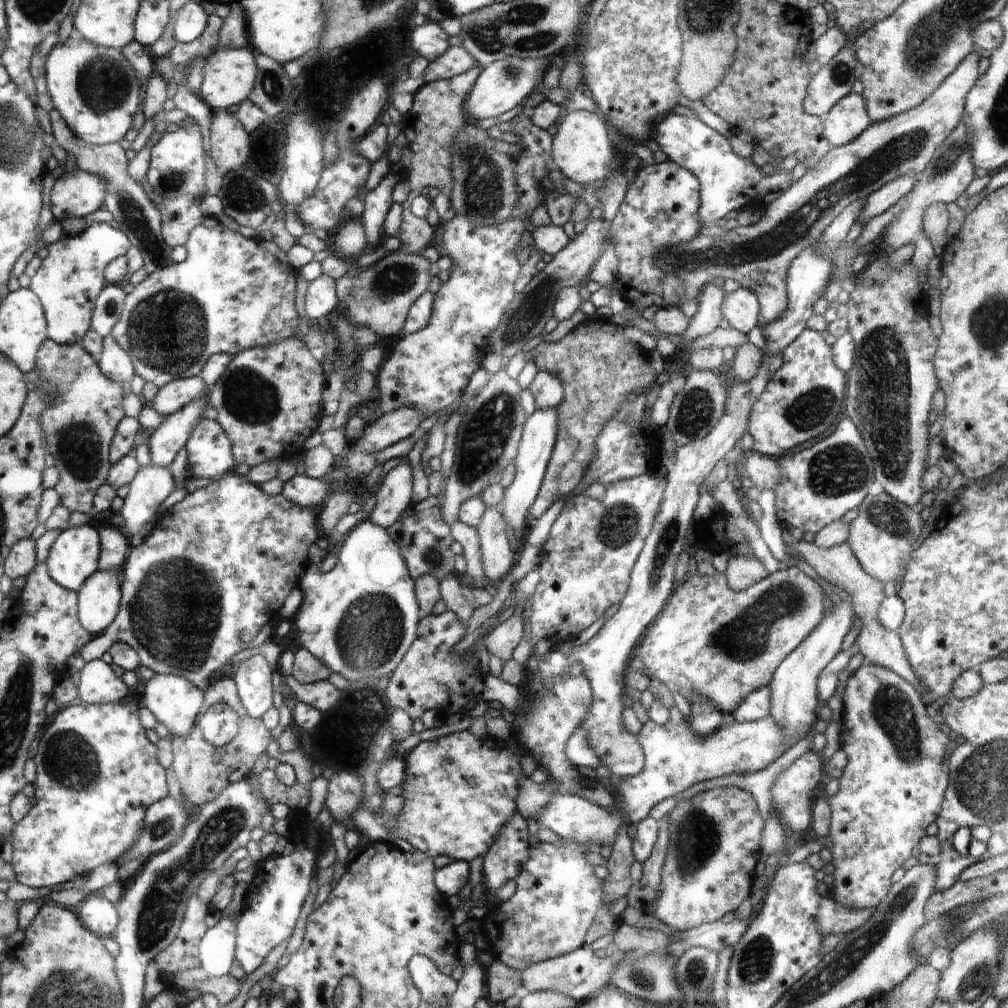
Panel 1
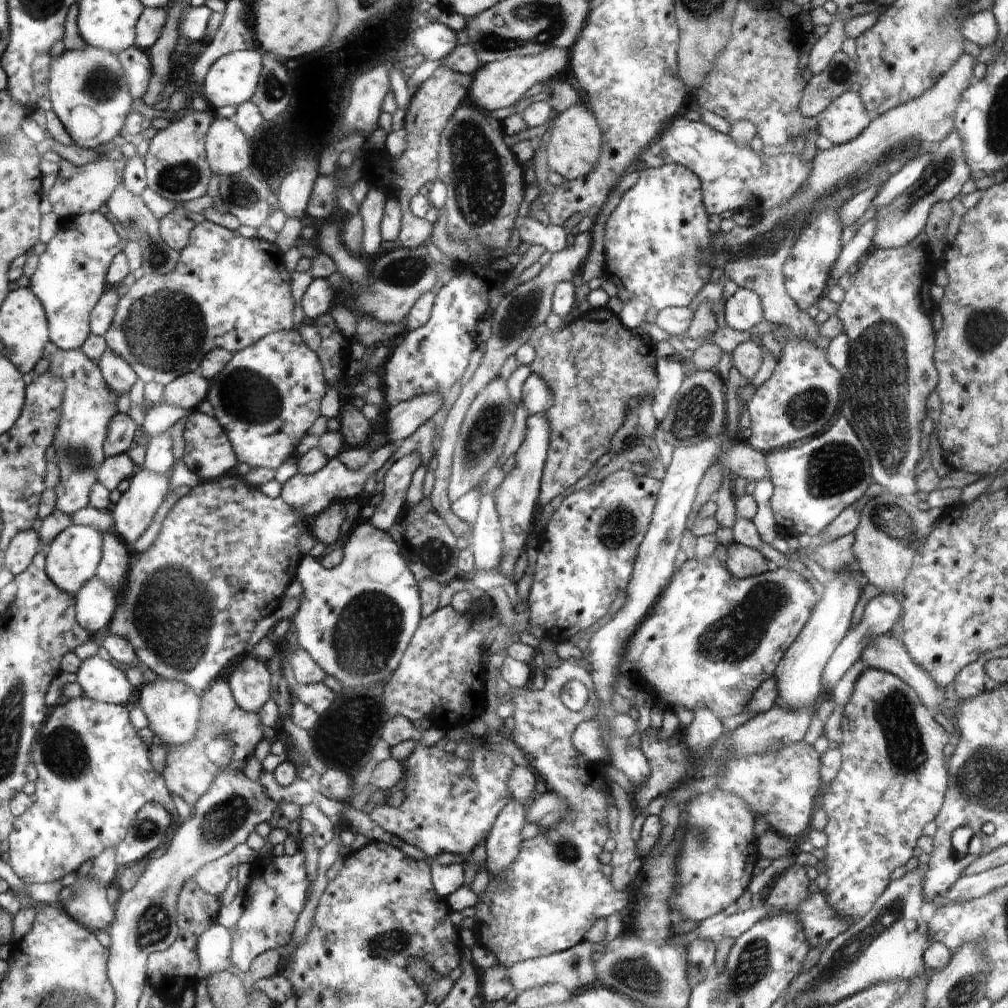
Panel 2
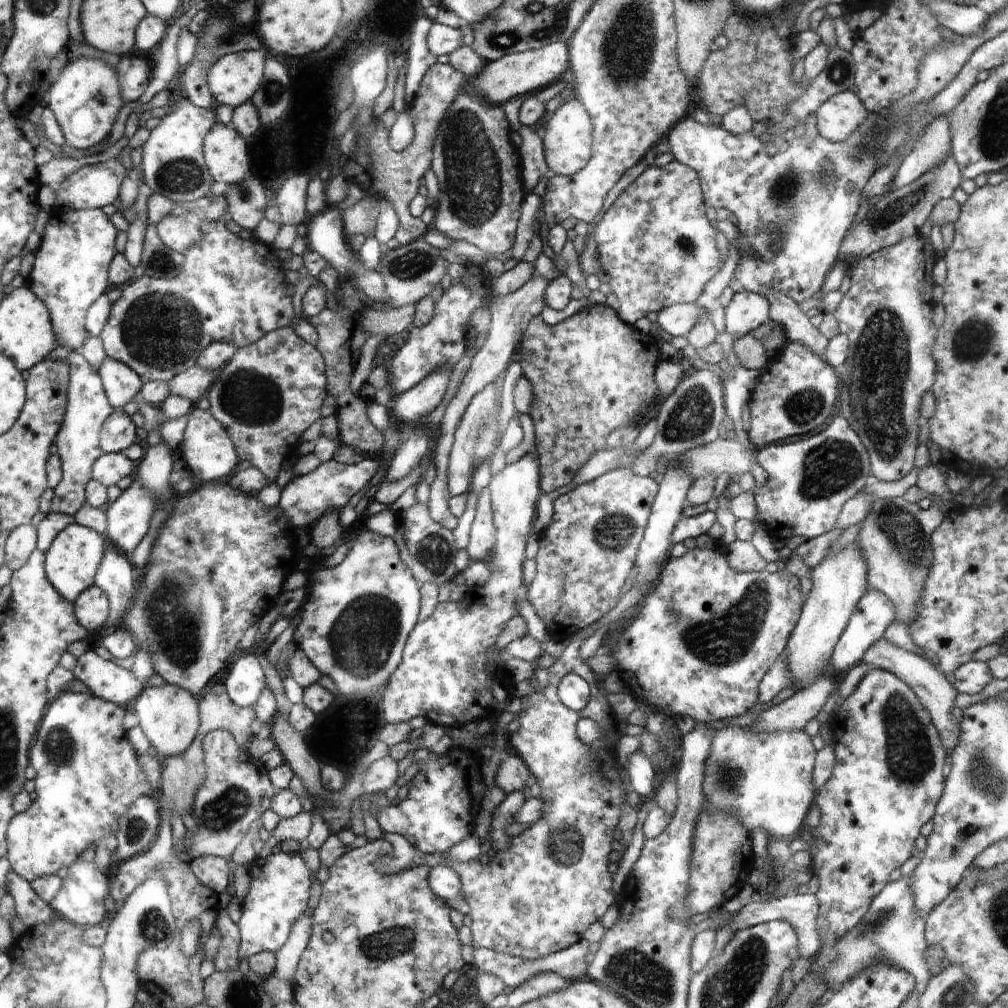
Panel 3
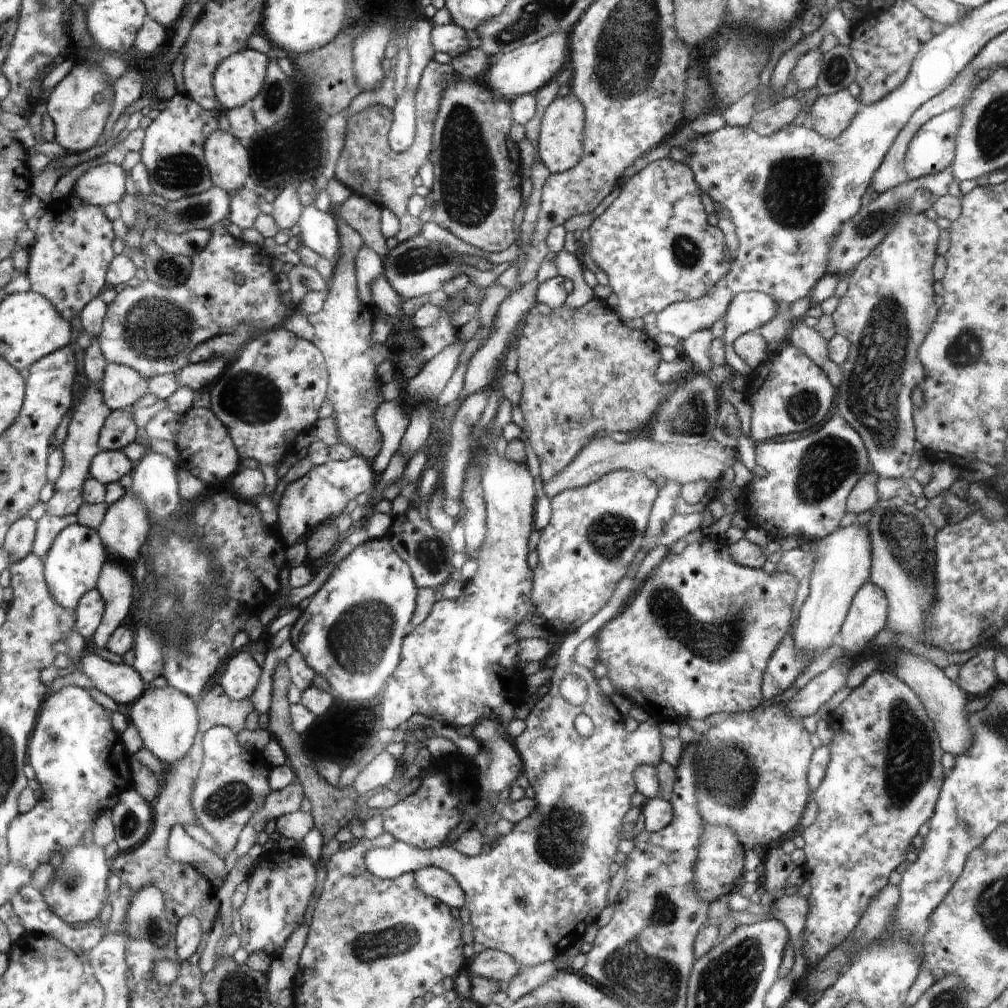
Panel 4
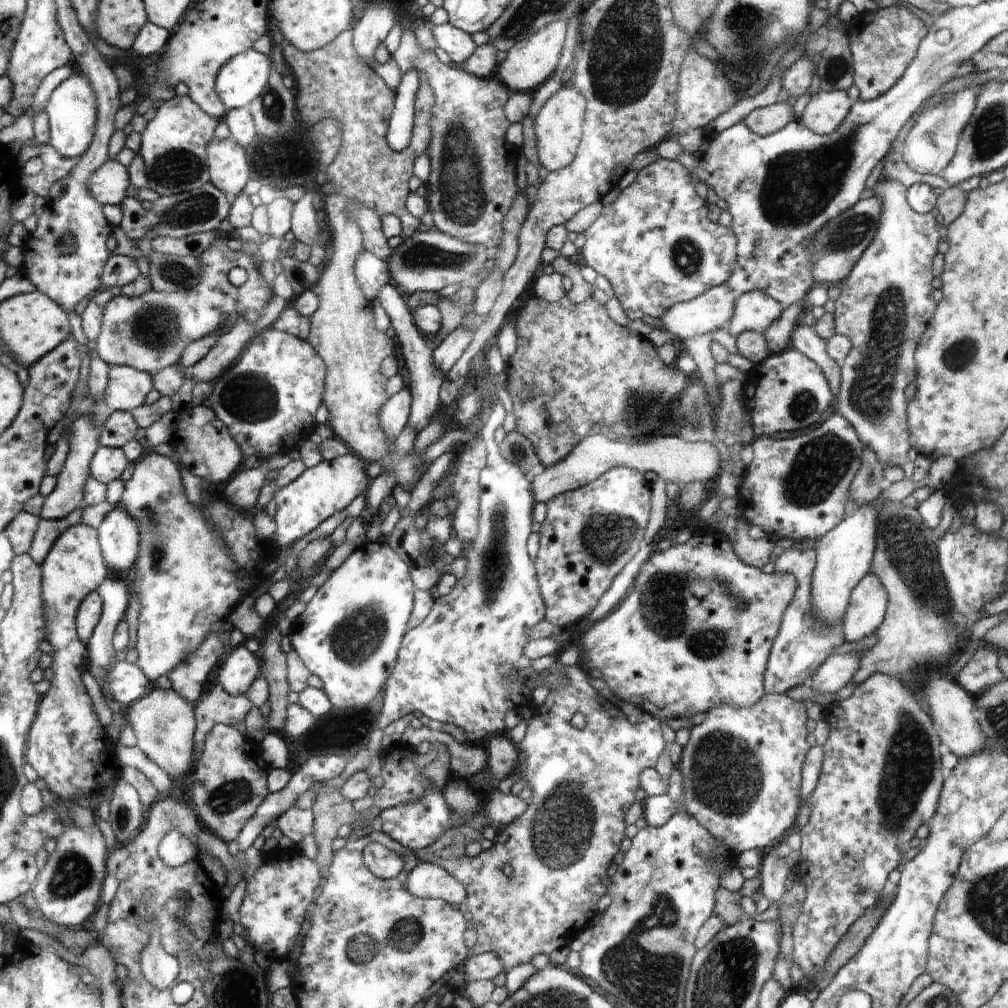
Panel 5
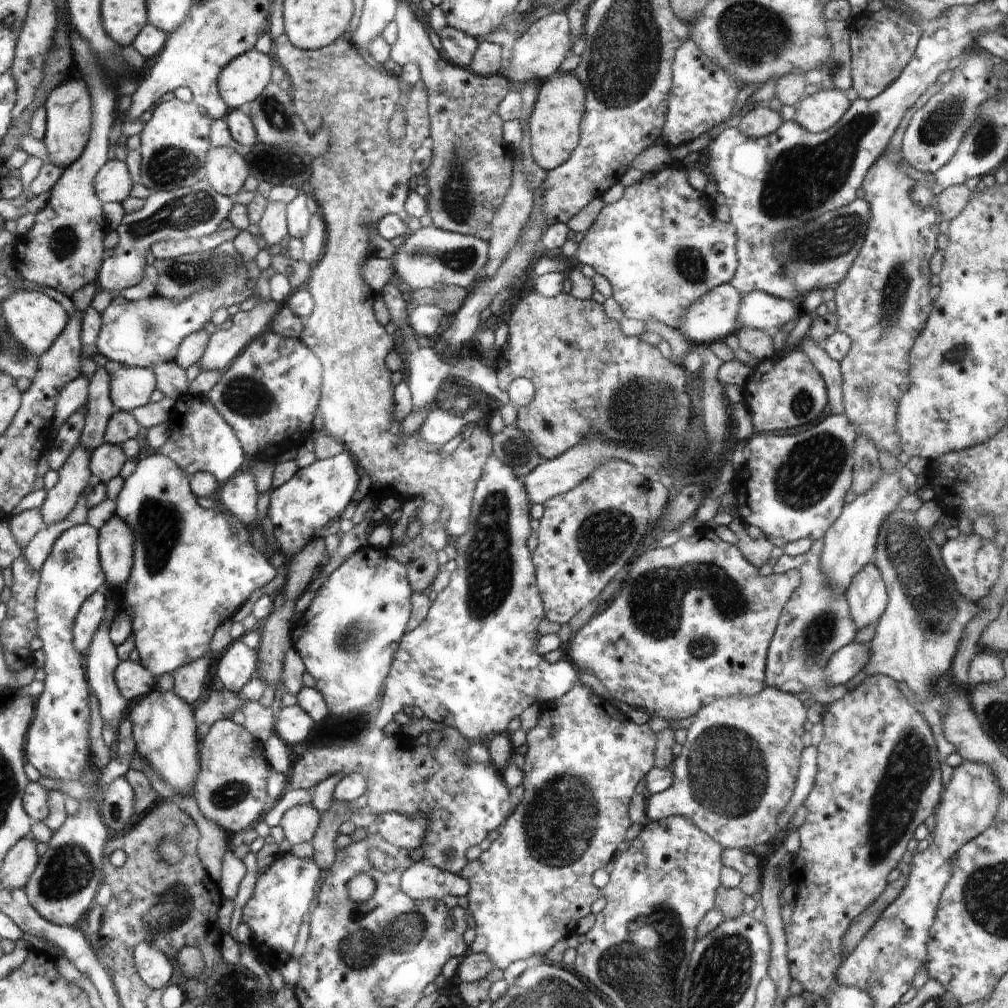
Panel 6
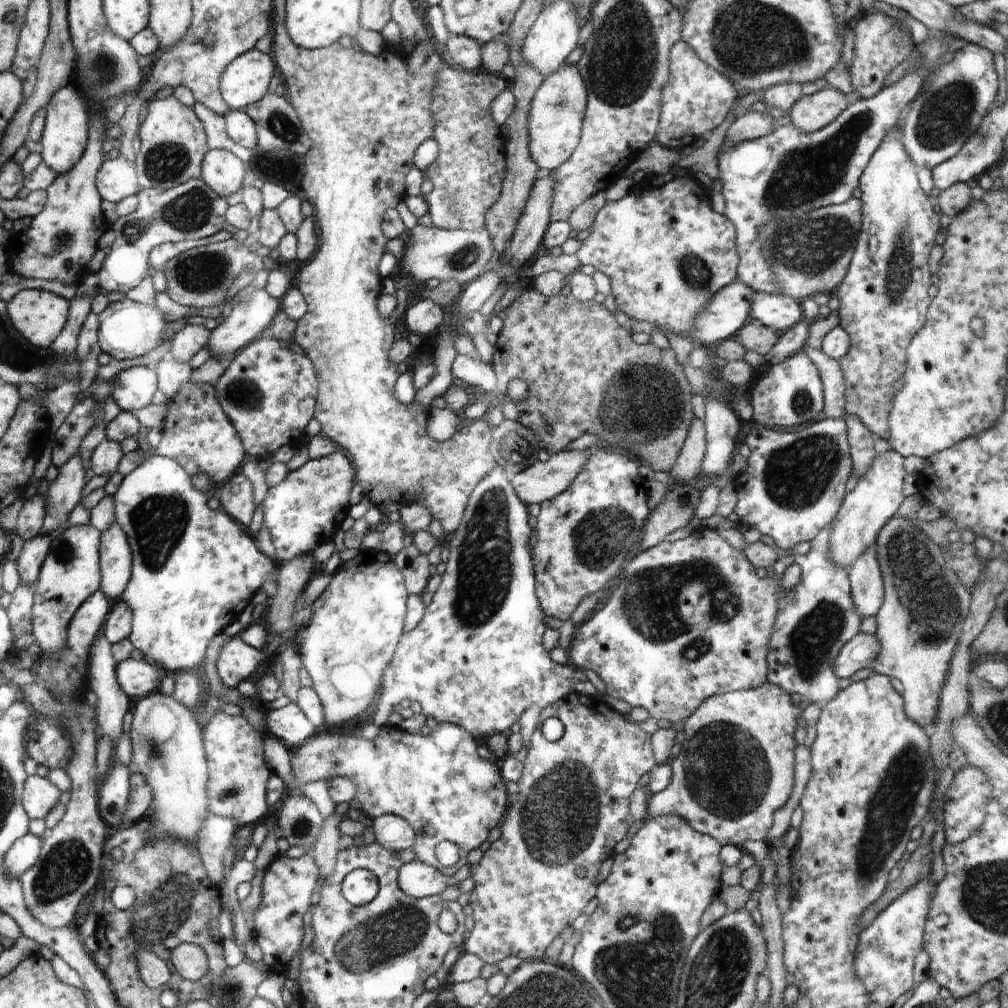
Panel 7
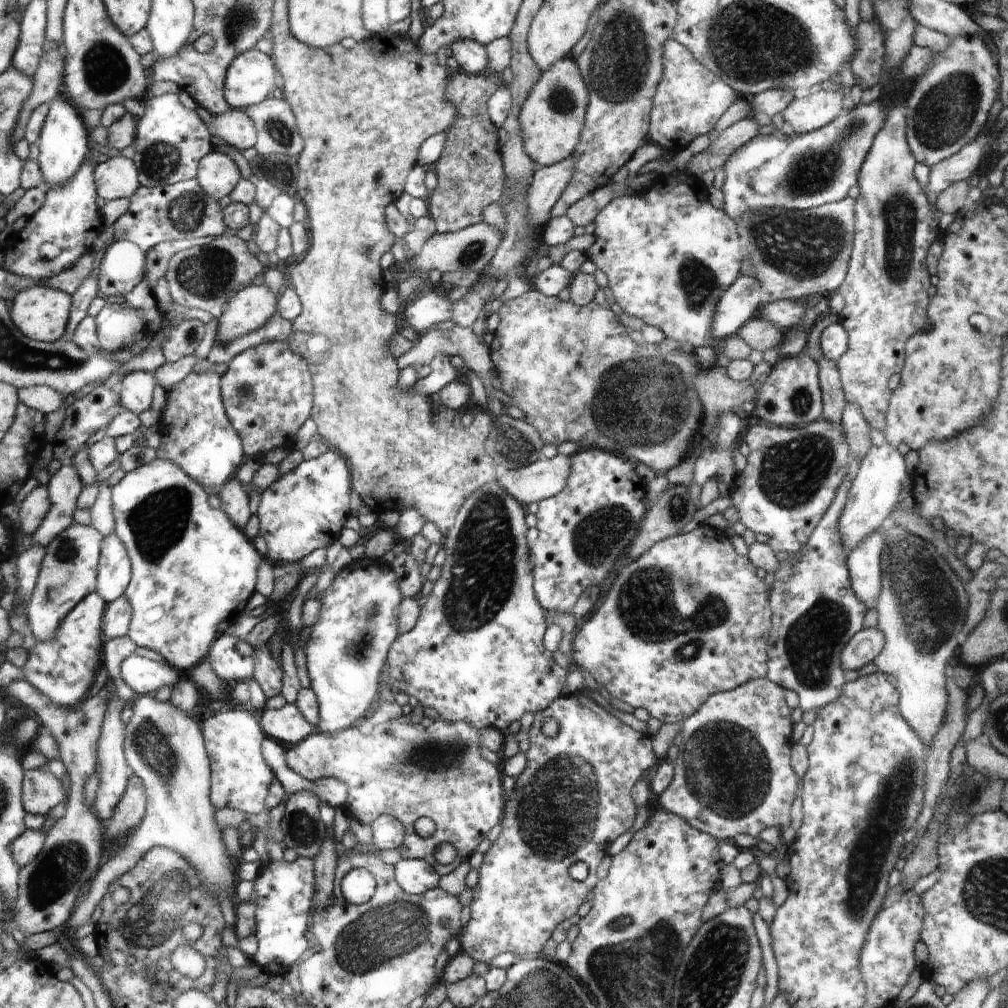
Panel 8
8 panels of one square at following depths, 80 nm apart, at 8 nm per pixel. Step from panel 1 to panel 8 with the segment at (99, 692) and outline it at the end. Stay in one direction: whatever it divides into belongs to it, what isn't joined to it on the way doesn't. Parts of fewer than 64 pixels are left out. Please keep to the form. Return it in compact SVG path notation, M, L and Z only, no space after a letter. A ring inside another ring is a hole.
M135 653L121 662L121 675L134 692L145 695L154 695L162 686L180 682L174 666L166 661L151 661Z

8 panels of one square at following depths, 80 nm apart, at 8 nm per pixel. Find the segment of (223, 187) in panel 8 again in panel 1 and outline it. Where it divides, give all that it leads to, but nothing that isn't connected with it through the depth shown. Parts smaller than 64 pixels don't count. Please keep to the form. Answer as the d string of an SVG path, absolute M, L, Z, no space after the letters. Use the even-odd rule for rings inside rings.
M214 109L210 117L210 156L223 174L238 170L250 156L250 134L226 109Z

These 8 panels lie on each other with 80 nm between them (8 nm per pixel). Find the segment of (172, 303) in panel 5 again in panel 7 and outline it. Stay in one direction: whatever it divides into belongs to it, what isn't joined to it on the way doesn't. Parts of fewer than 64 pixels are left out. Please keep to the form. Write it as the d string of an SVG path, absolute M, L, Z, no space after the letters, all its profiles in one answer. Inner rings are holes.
M123 296L112 297L110 304L98 315L99 345L101 352L110 354L118 360L138 358L154 350L163 340L172 342L173 338L188 324L182 319L172 320L158 307L146 306Z

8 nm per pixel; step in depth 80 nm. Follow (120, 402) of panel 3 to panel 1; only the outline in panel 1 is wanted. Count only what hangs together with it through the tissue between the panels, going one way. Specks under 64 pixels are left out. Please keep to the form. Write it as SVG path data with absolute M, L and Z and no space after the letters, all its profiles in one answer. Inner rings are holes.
M110 335L104 339L102 352L96 357L96 360L101 372L109 380L124 384L134 378L135 371L130 358L123 353L118 344L114 344L114 340L110 338Z

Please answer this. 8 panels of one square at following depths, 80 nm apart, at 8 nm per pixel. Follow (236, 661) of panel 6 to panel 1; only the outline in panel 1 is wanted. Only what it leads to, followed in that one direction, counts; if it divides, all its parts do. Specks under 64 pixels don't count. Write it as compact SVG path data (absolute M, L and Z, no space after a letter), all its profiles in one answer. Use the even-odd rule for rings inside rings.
M264 654L248 658L236 670L233 680L238 698L250 717L262 719L272 708L272 674L274 670L270 668Z

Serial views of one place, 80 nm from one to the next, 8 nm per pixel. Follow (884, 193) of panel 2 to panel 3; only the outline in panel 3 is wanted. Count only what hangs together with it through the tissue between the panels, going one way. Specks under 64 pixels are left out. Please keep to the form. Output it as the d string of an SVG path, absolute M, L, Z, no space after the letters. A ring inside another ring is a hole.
M941 115L938 120L928 124L924 136L915 141L914 148L902 159L892 189L911 184L940 164L940 160L946 160L952 150L951 136L949 115Z

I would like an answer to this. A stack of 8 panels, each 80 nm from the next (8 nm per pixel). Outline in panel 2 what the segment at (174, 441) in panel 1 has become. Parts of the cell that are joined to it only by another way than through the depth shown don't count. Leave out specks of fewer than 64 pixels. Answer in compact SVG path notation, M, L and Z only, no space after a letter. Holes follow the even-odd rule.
M174 425L164 432L160 432L158 436L151 438L147 448L145 448L144 463L140 469L148 470L152 474L169 474L174 464L174 456L172 456L172 436Z

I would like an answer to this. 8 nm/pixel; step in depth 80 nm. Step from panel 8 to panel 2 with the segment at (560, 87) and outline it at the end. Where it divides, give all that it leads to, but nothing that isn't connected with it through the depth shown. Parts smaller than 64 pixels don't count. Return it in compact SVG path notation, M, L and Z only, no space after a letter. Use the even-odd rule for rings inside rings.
M582 102L571 106L554 118L554 128L546 143L546 158L550 173L556 177L575 180L594 172L602 146L602 132L588 106Z

